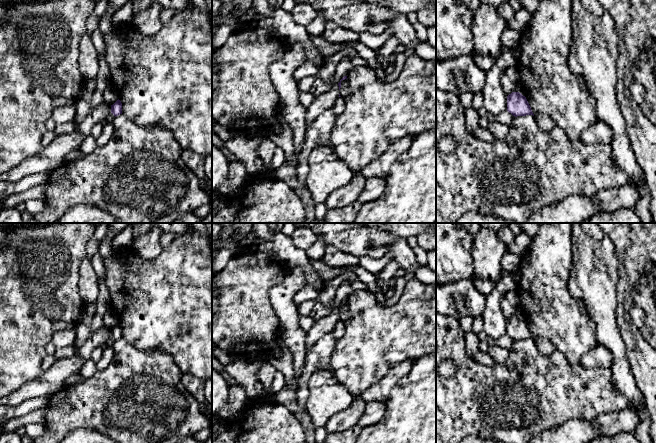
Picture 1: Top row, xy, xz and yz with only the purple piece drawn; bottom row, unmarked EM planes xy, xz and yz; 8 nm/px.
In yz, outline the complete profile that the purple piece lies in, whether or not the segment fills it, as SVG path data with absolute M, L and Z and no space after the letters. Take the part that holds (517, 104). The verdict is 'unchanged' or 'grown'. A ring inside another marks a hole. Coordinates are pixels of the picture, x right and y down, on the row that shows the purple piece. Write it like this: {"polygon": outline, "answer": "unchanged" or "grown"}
{"polygon": "M512 92L507 96L507 111L515 117L534 116L526 97L519 92Z", "answer": "unchanged"}

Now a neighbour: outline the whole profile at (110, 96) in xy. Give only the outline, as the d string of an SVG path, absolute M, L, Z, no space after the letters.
M110 85L103 92L103 101L113 105L118 100L118 94L115 88Z

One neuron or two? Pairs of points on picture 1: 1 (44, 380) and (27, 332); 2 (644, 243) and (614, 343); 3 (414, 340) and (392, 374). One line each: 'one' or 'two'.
1: two
2: two
3: two

